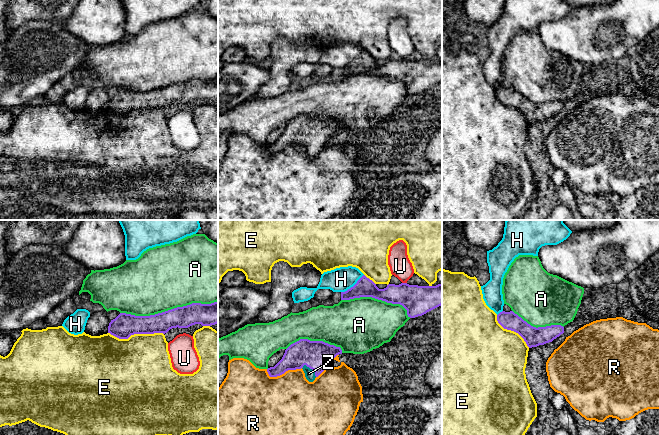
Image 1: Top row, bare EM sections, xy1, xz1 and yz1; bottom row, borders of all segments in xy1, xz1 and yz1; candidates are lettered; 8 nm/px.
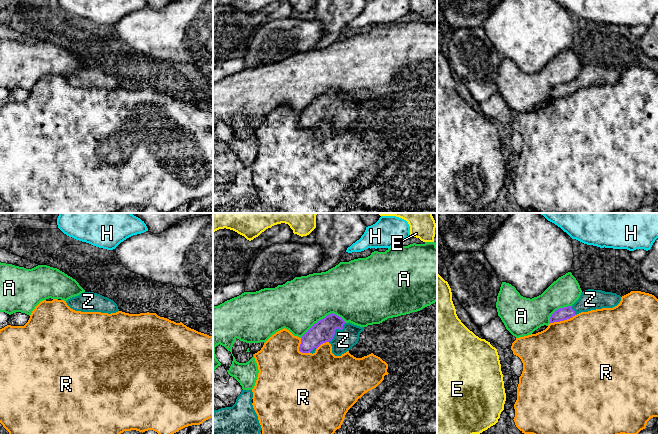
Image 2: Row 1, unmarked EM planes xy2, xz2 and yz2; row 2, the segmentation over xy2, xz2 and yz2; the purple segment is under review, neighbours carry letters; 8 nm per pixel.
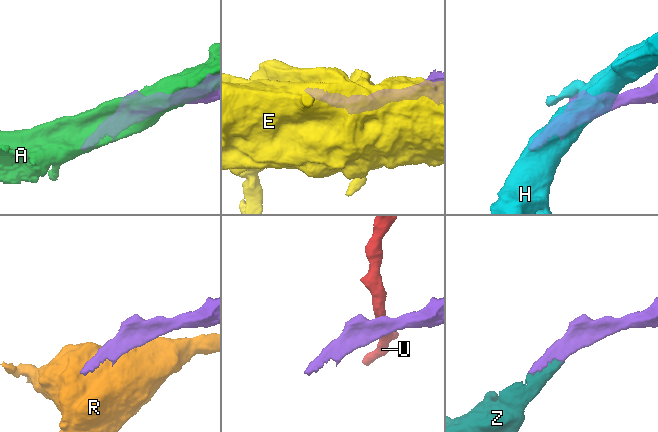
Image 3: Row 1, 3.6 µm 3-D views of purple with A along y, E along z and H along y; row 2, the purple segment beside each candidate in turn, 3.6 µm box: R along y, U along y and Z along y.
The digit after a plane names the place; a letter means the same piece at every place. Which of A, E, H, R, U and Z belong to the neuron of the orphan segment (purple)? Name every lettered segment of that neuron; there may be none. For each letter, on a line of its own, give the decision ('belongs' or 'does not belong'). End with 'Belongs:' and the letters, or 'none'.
A: does not belong
E: does not belong
H: does not belong
R: does not belong
U: does not belong
Z: belongs
Belongs: Z

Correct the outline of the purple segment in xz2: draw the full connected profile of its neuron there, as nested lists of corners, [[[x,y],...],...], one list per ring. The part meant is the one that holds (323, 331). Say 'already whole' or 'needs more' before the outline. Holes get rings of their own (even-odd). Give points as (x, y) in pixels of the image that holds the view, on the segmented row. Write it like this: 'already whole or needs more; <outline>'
needs more; [[[331,313],[302,336],[299,351],[313,354],[321,344],[329,342],[332,353],[341,356],[358,343],[362,331],[364,327],[346,323],[341,317]]]

